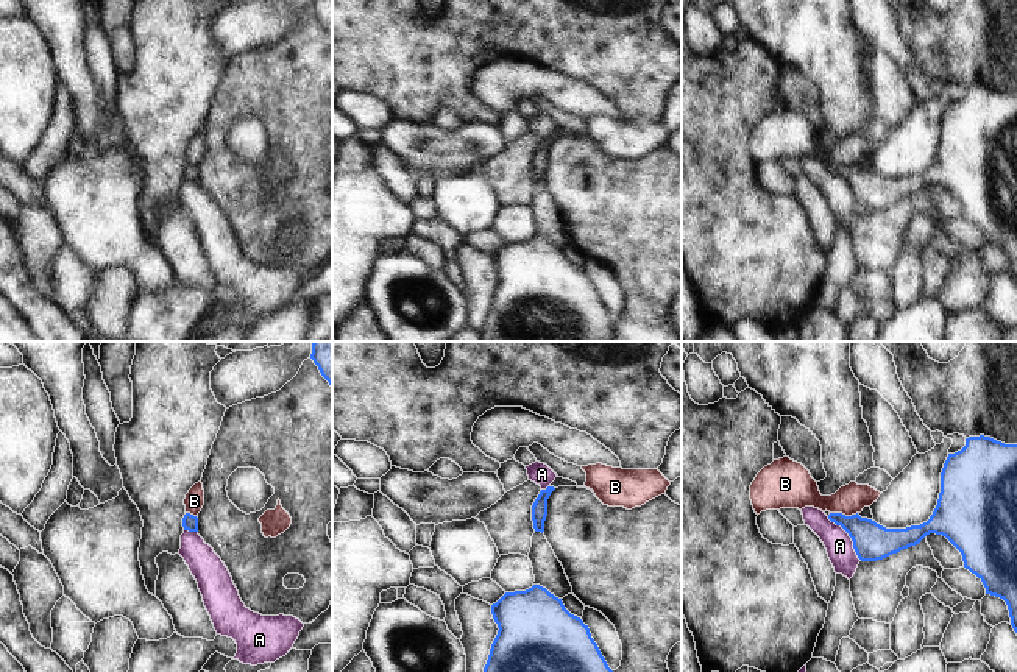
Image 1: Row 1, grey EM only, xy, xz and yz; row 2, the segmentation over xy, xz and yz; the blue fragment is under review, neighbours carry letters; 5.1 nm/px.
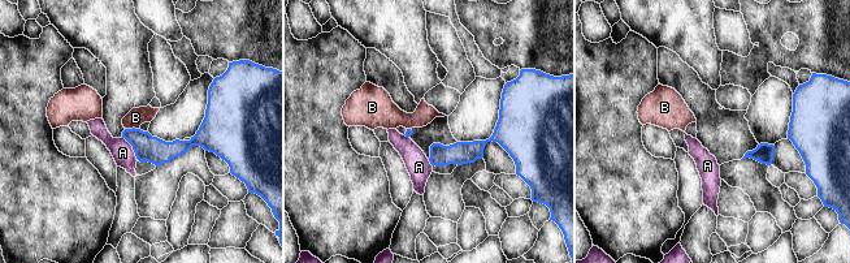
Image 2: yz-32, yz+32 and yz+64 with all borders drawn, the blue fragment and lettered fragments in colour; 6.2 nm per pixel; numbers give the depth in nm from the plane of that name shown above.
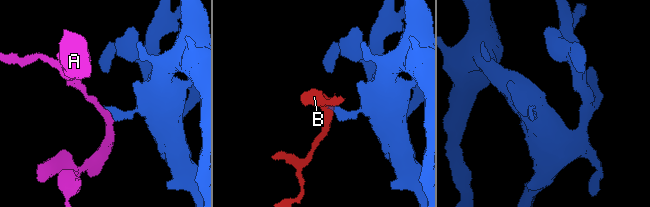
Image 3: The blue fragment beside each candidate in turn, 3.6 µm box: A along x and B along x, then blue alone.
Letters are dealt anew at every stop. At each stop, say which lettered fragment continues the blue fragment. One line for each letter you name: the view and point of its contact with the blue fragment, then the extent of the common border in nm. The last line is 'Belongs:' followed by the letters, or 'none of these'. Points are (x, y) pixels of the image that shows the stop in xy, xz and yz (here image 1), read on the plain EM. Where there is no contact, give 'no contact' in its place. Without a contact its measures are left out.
Belongs: none of these

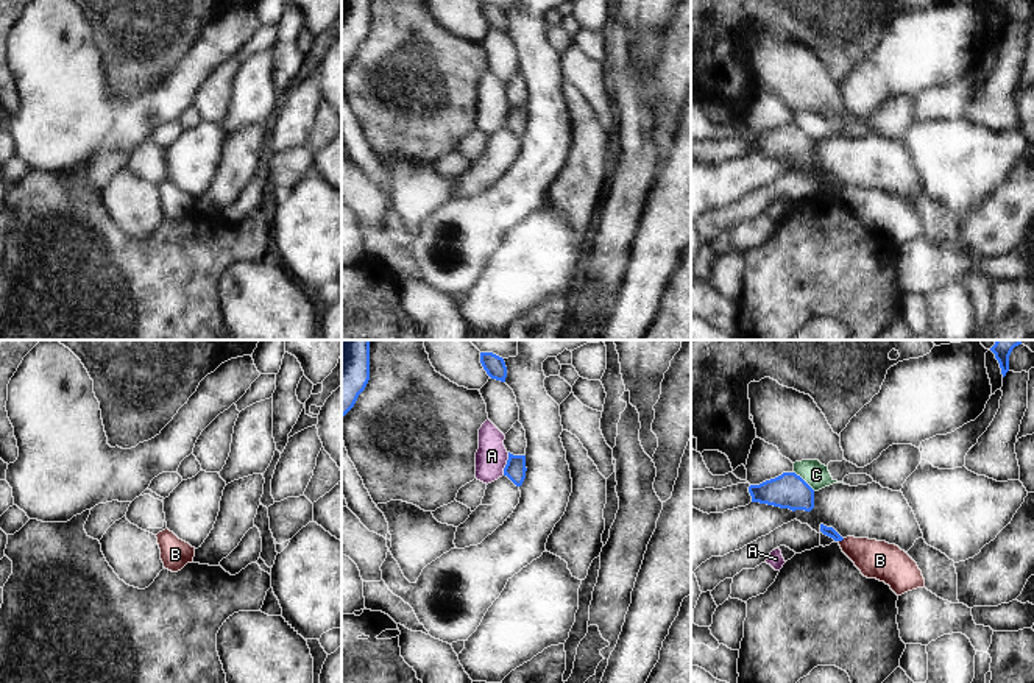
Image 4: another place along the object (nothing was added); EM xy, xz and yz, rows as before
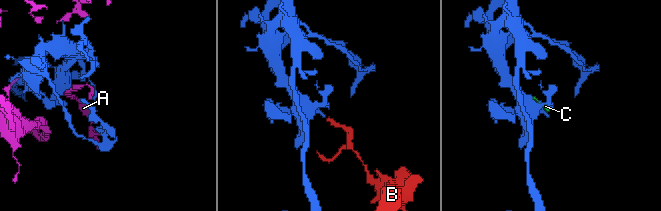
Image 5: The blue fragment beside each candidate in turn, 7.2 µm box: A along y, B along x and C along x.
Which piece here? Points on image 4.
Belongs: none of these

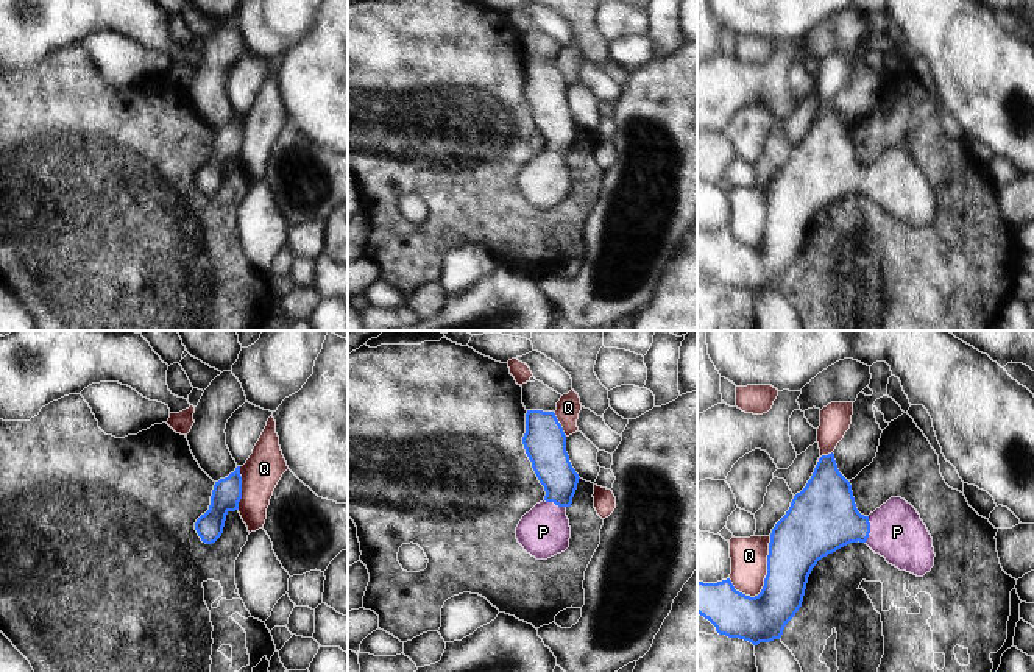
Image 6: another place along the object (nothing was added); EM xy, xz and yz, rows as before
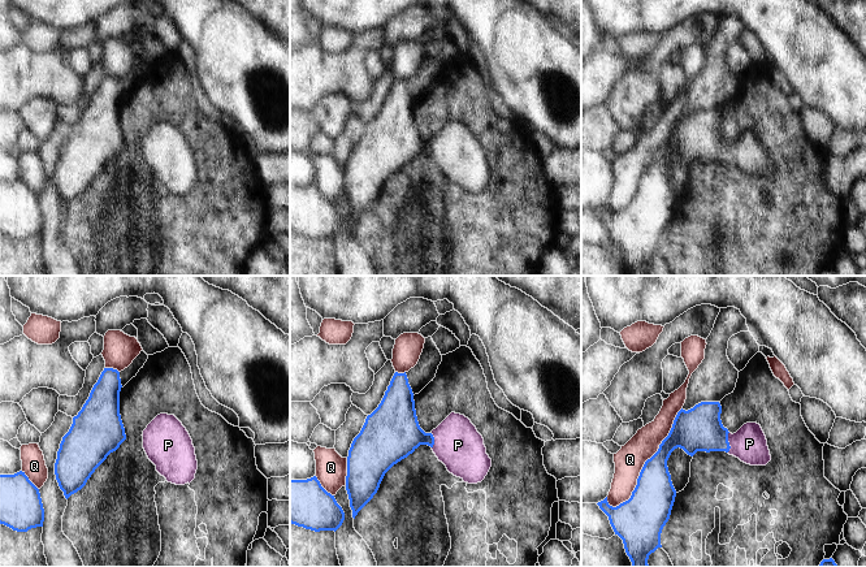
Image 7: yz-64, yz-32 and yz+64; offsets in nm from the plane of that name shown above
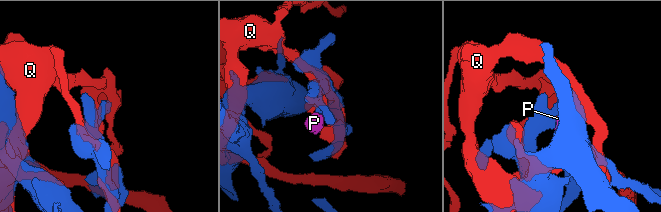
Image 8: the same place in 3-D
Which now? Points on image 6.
P: contact yz (869, 180); length 140 nm
Belongs: P

